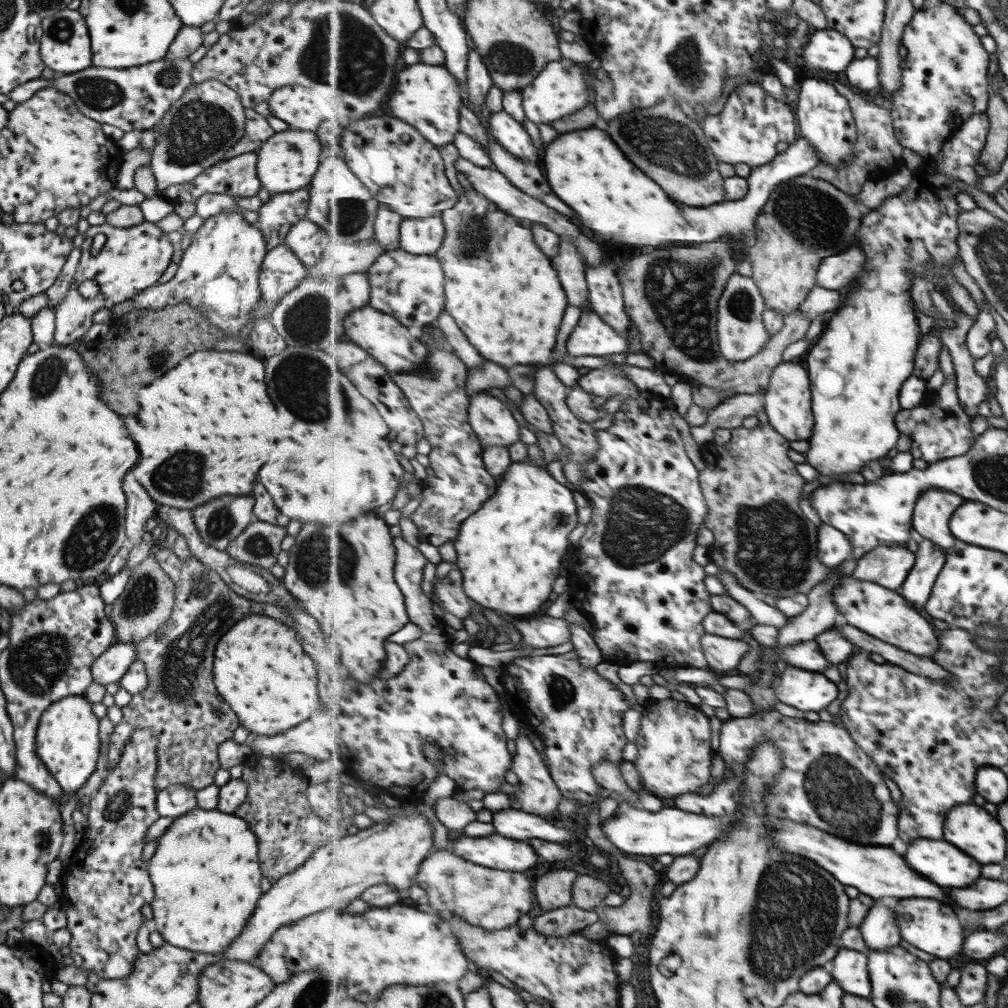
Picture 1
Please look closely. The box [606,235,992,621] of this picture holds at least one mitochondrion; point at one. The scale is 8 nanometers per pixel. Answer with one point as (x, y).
(676, 288)

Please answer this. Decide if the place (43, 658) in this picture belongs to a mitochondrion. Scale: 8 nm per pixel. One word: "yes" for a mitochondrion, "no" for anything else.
yes

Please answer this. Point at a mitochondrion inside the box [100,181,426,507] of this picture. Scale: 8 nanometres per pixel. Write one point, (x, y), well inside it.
(301, 383)

